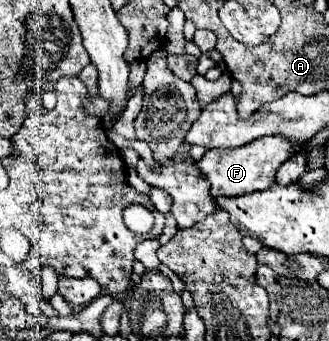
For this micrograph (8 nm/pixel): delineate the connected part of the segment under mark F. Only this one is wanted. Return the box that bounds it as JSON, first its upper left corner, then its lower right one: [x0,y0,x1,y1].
[198,138,294,196]

